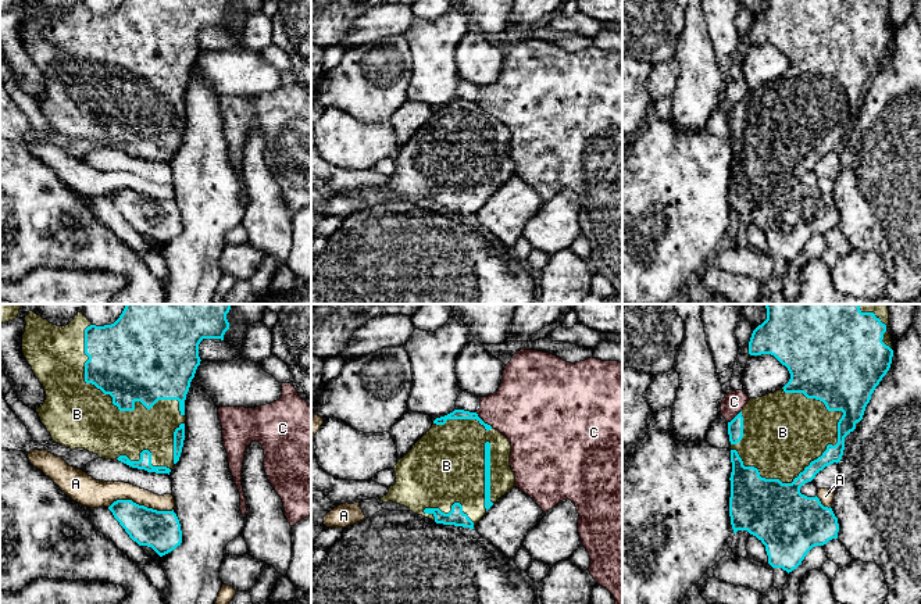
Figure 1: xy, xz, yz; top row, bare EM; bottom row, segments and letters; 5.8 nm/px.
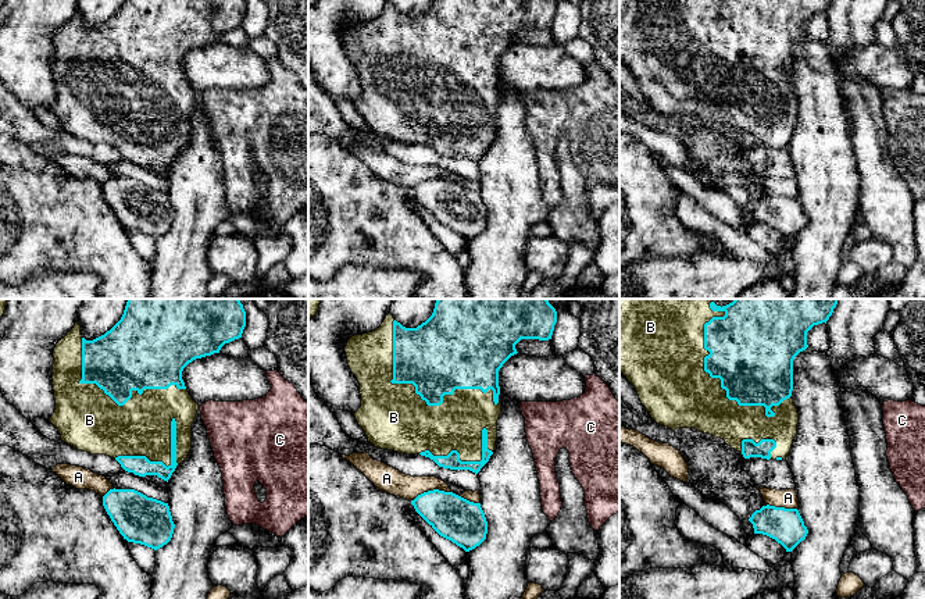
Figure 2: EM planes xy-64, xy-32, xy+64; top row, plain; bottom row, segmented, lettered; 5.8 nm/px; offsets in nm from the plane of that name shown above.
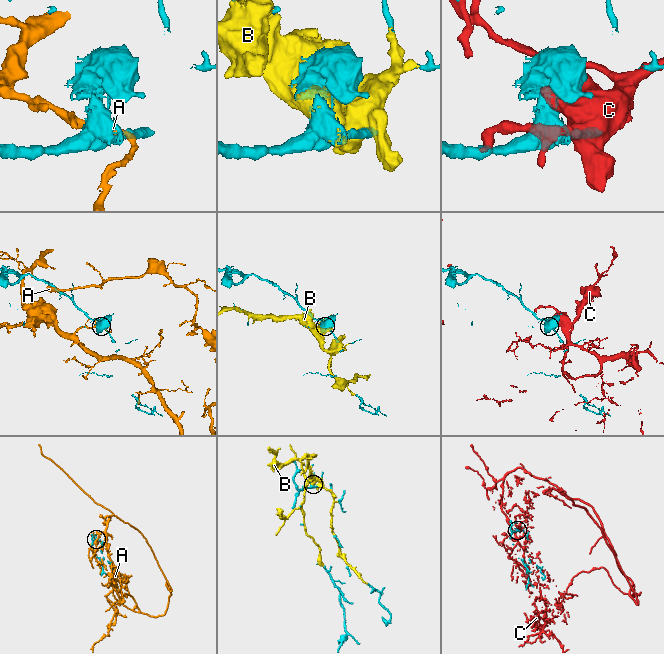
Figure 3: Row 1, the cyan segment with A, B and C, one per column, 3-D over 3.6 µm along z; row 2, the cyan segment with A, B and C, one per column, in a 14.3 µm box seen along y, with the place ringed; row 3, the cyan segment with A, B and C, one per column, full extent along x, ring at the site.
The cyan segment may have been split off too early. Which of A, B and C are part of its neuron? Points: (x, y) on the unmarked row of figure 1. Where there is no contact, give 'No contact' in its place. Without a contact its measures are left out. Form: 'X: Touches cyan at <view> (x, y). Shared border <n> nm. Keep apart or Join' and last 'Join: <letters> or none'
A: Touches cyan at xy (140, 195). Shared border 380 nm. Keep apart
B: Touches cyan at yz (795, 167). Shared border 700 nm. Join
C: Touches cyan at xz (482, 110). Shared border 130 nm. Keep apart
Join: B

